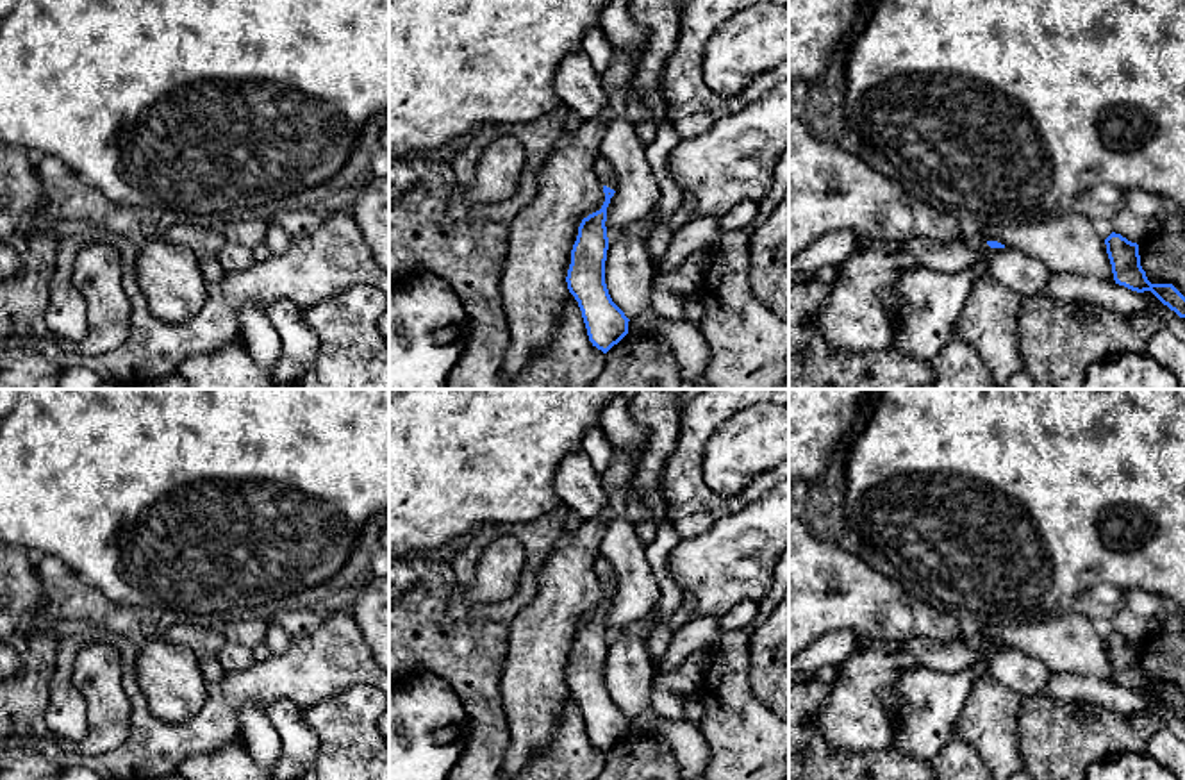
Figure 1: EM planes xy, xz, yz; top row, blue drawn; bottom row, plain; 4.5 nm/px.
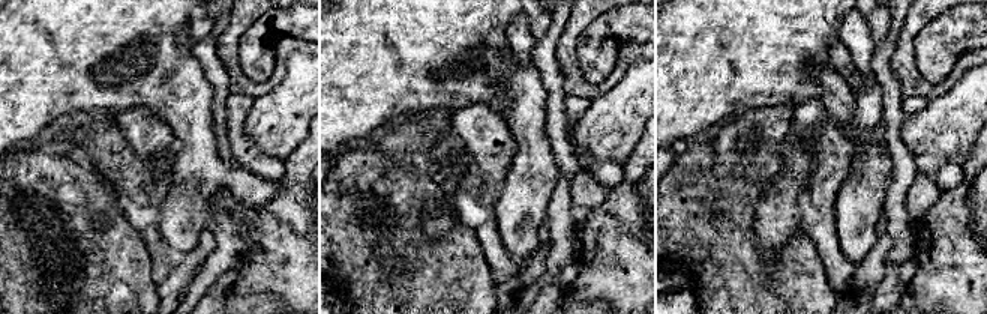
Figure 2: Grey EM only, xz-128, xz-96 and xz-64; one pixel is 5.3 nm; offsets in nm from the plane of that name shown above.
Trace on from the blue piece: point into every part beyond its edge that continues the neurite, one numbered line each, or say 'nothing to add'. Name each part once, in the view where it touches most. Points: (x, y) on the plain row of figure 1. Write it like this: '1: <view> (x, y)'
1: xz (604, 570)

